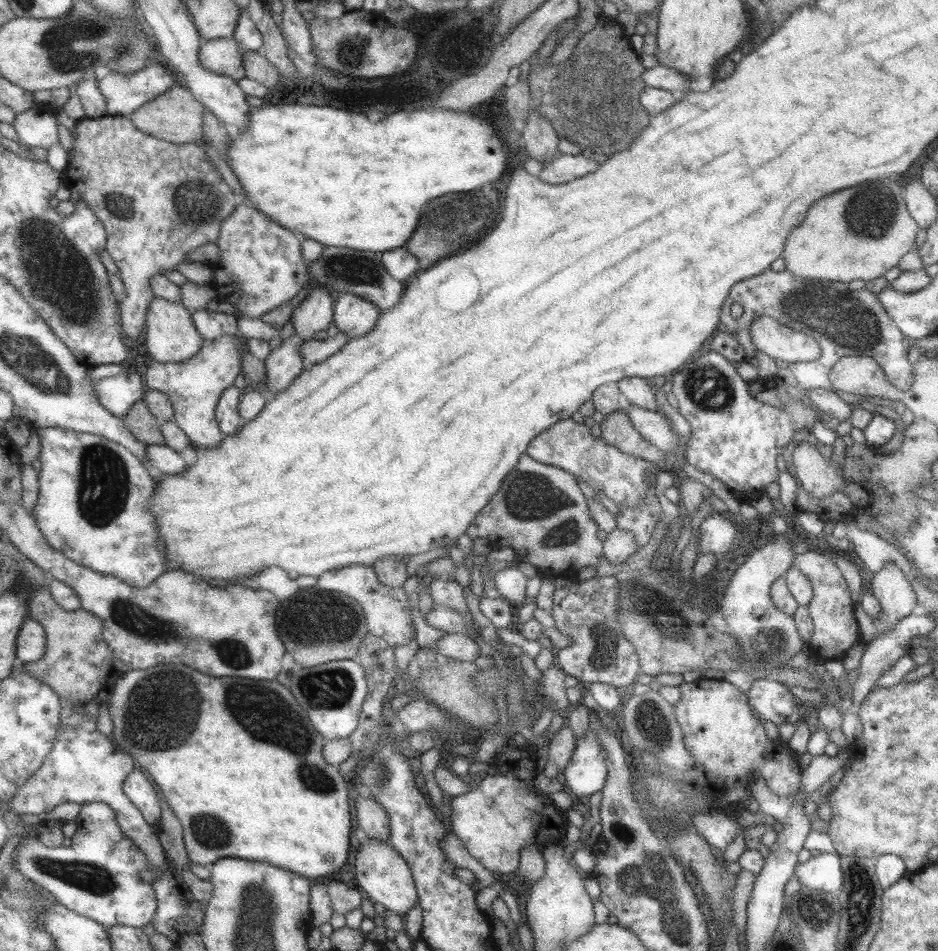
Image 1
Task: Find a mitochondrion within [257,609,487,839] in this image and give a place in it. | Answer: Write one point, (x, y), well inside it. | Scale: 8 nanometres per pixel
(326, 689)

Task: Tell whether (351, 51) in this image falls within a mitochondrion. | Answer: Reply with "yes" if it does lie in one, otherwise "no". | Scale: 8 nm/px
yes

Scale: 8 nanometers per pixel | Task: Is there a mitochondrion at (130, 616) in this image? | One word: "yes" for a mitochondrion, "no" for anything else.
yes

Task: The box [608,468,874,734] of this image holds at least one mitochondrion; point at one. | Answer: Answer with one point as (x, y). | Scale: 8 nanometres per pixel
(768, 647)

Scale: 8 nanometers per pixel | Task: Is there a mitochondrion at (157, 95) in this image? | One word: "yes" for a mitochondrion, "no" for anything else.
no

